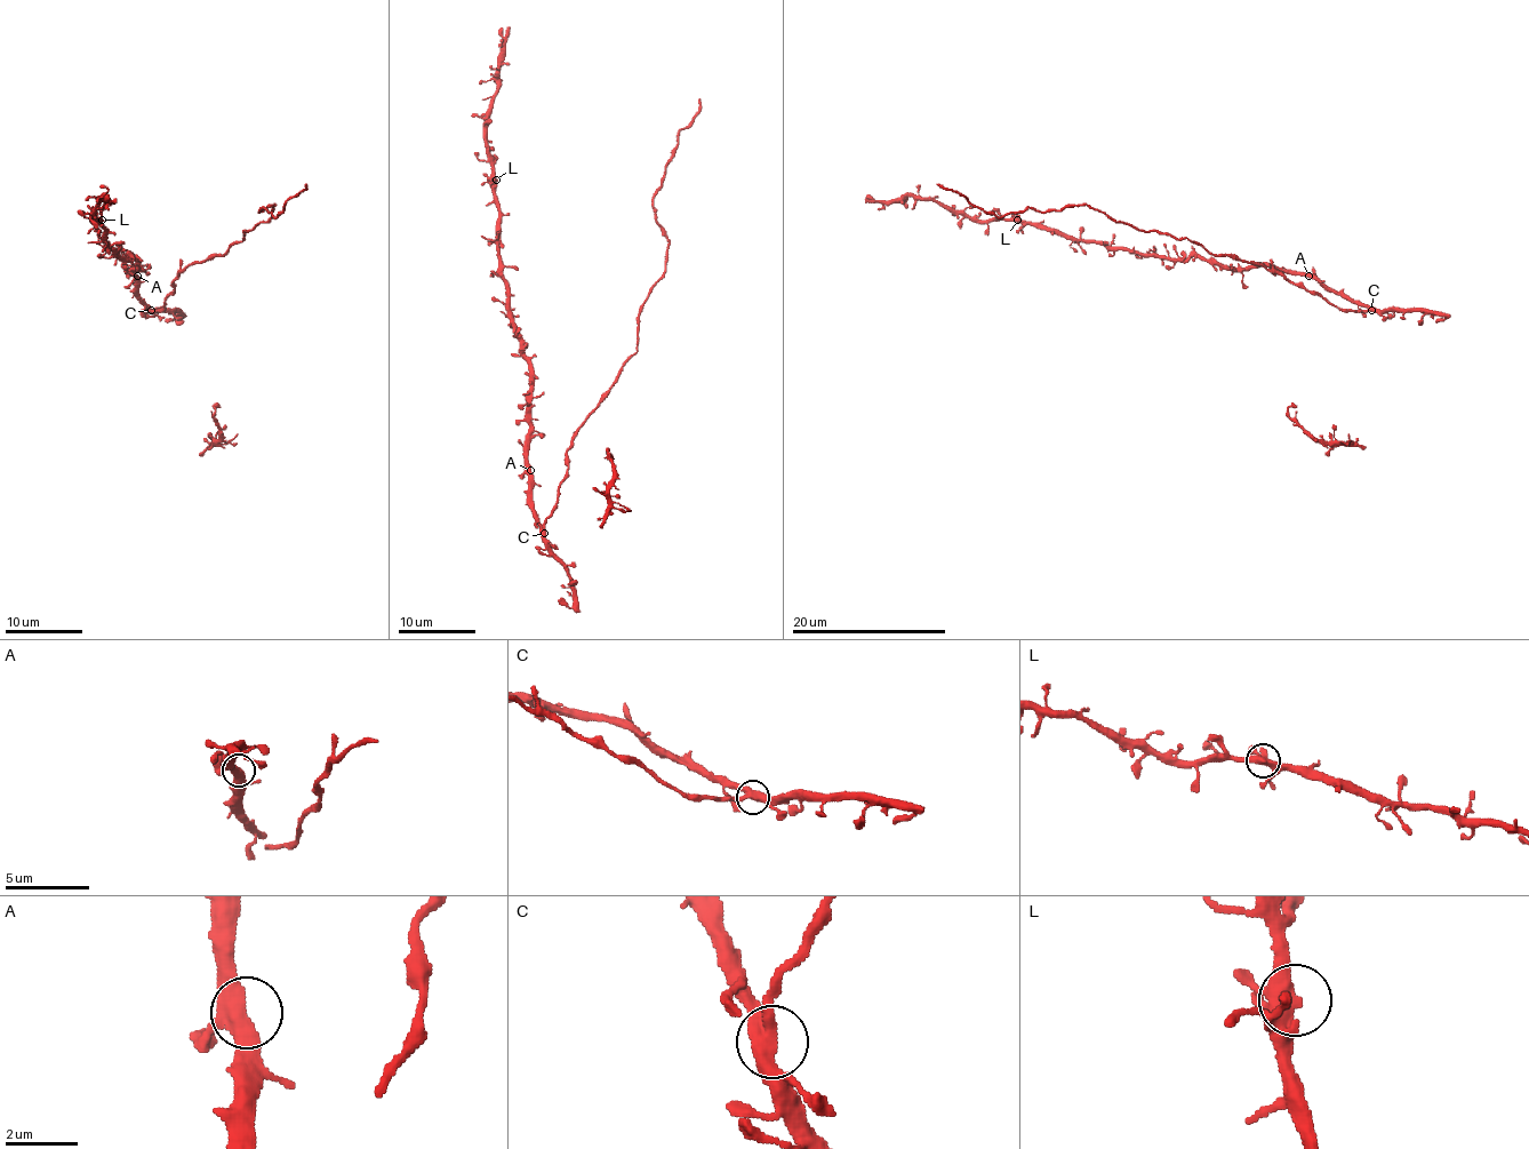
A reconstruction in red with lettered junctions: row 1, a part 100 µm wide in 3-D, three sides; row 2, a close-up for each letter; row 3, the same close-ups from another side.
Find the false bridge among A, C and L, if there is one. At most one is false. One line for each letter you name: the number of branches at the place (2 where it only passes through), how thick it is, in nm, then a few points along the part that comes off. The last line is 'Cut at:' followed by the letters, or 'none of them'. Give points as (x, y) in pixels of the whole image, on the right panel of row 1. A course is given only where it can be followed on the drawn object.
C: branches 3; calibre 400 nm; course (1371, 311), (1334, 306), (1261, 264), (1214, 255), (1189, 239), (1146, 231), (1085, 205), (997, 216), (937, 183)
Cut at: C

